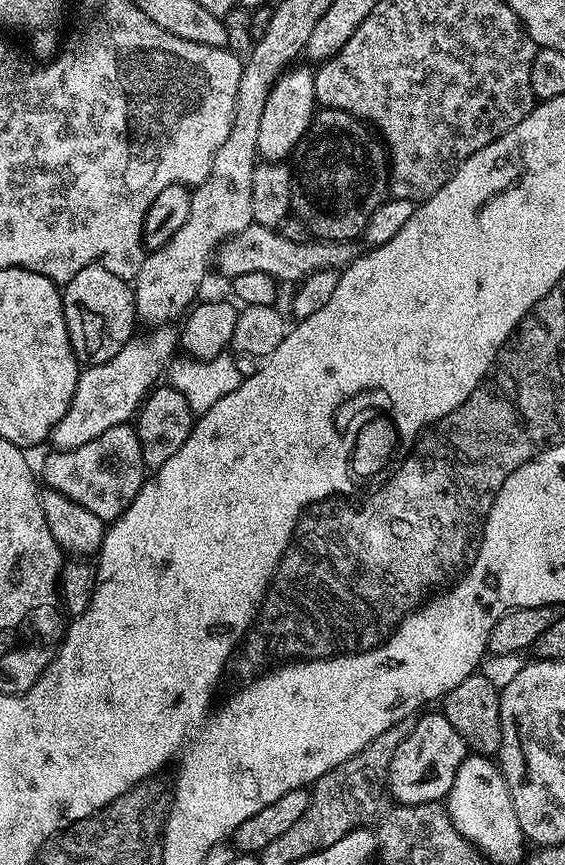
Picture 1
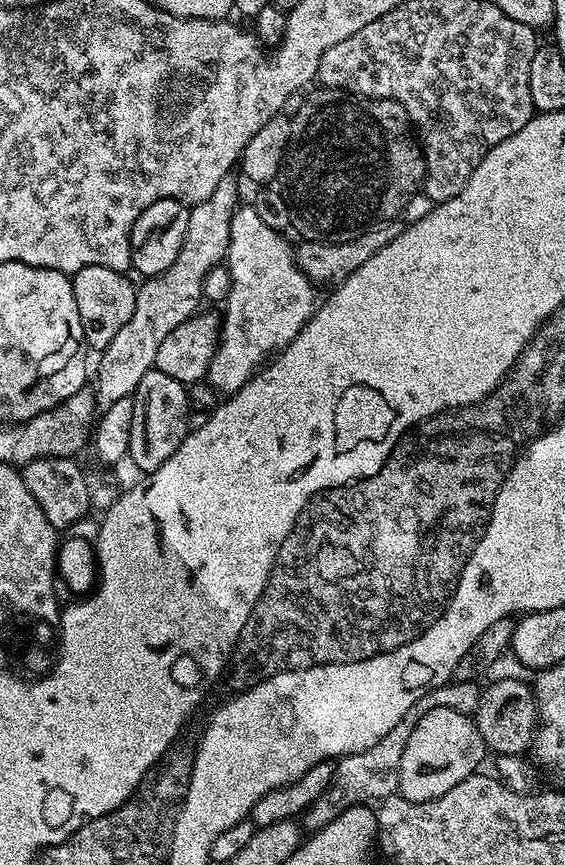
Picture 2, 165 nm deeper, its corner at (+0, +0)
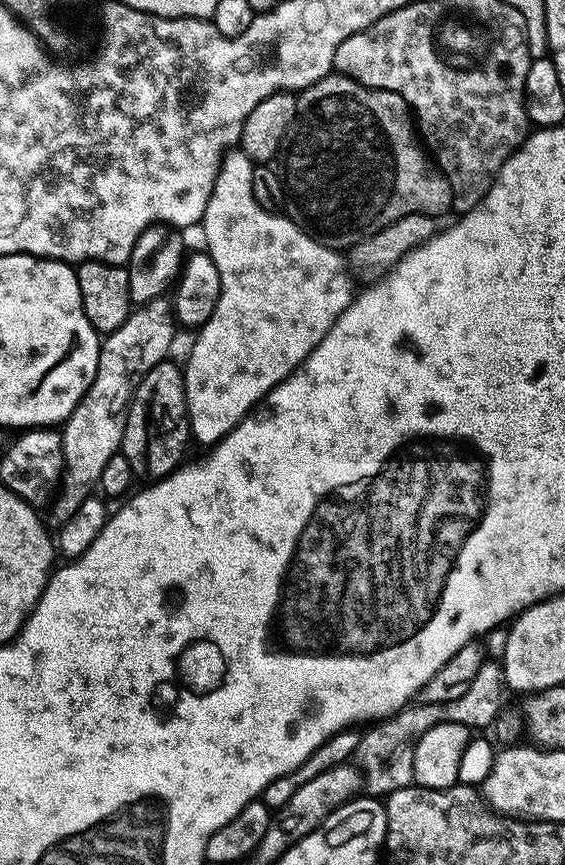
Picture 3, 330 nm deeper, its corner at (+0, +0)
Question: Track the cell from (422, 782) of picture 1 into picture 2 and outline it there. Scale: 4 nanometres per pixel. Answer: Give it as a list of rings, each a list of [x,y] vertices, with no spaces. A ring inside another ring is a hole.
[[[449,708],[430,710],[430,714],[422,714],[418,726],[414,726],[414,734],[410,734],[410,742],[406,742],[406,750],[402,750],[398,770],[399,795],[410,802],[430,802],[434,798],[442,798],[446,790],[454,790],[458,782],[479,769],[476,767],[483,762],[484,755],[484,739],[472,716]]]

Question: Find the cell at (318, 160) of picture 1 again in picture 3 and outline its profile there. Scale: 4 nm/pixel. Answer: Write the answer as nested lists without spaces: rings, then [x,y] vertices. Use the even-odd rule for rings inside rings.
[[[329,74],[318,82],[314,82],[306,89],[303,89],[296,96],[296,117],[292,120],[284,140],[280,143],[282,160],[284,156],[284,168],[282,167],[282,179],[286,189],[287,199],[292,200],[291,219],[295,220],[303,232],[314,237],[320,244],[325,244],[327,248],[337,250],[348,250],[353,246],[362,243],[370,234],[378,234],[390,222],[398,222],[398,218],[406,218],[410,214],[426,214],[427,216],[443,217],[444,211],[452,208],[452,187],[445,178],[443,172],[436,166],[435,160],[426,151],[421,137],[418,135],[417,125],[414,123],[414,113],[408,107],[408,103],[400,97],[397,92],[391,92],[385,88],[368,88],[365,84],[360,84],[350,76],[342,76],[342,86],[340,86],[340,75]]]

